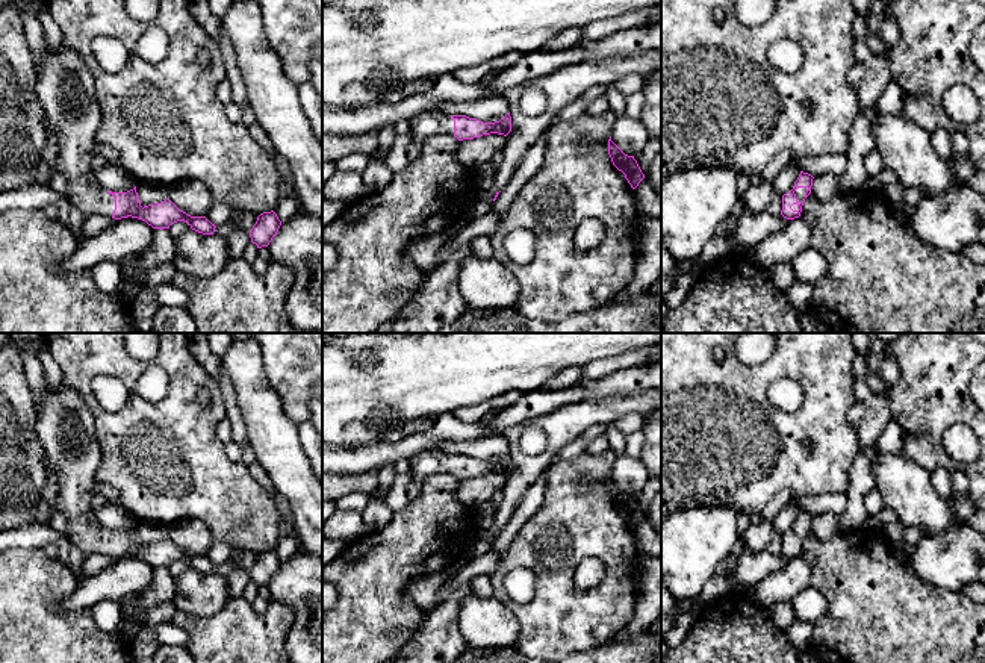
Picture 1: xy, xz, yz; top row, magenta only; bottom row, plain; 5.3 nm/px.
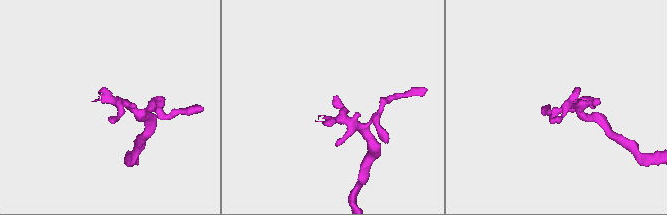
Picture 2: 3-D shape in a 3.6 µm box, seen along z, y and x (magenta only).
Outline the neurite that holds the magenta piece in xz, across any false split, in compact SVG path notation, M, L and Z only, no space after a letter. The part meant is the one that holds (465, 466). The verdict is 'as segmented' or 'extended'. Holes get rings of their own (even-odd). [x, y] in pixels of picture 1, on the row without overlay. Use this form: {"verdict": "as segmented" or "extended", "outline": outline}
{"verdict": "extended", "outline": "M427 450L409 459L405 478L415 489L421 481L434 474L454 474L458 480L463 480L490 472L507 475L510 471L510 451L499 460L483 462L466 454L448 454L440 450Z"}

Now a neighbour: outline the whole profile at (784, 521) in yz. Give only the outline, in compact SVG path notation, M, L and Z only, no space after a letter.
M793 501L782 507L772 521L775 533L782 536L788 530L791 530L799 513L800 509Z

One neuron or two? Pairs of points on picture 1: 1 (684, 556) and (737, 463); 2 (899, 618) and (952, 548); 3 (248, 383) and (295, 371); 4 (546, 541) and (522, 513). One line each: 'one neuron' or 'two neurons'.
1: two neurons
2: two neurons
3: two neurons
4: two neurons

